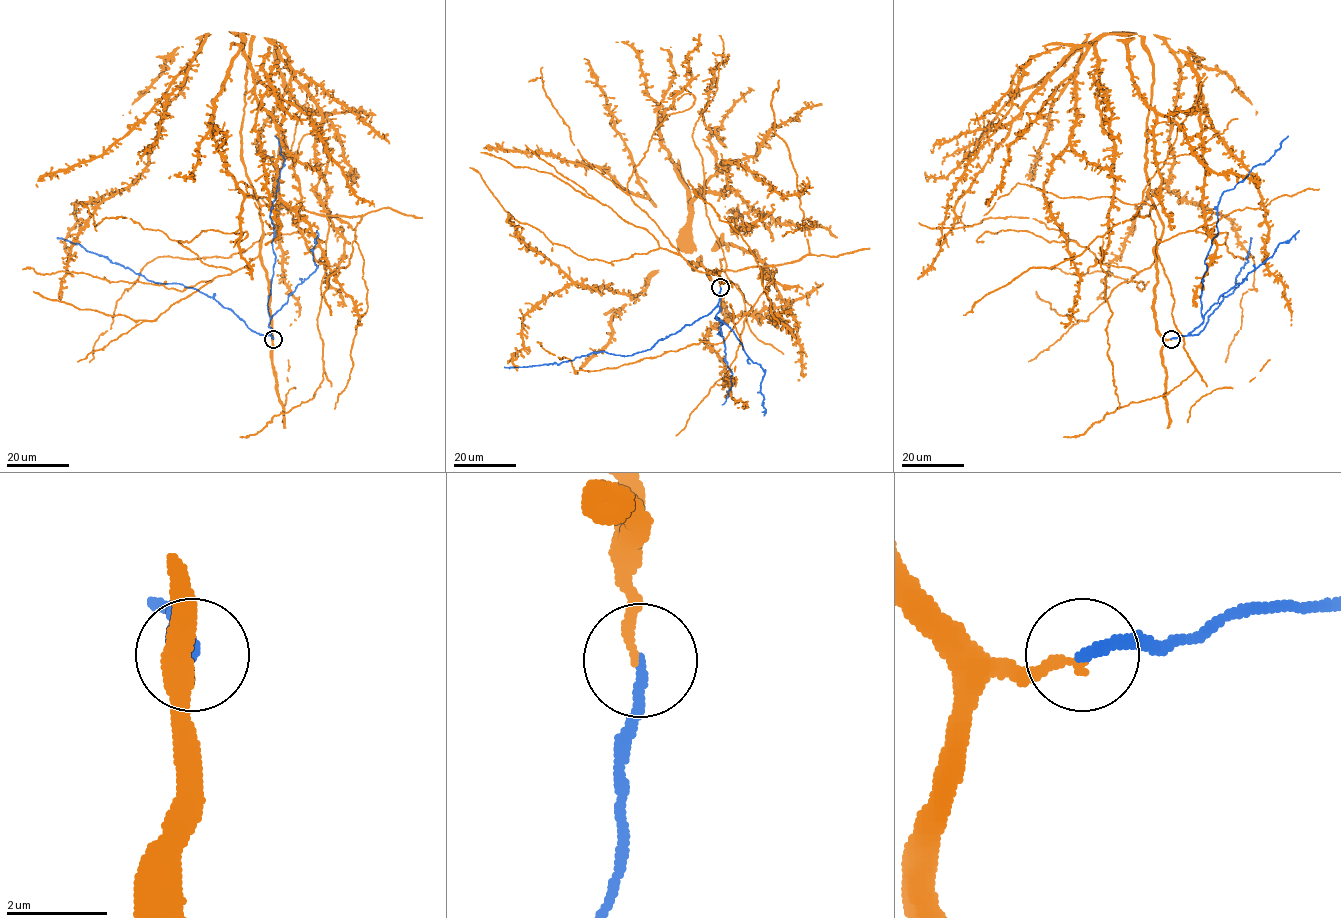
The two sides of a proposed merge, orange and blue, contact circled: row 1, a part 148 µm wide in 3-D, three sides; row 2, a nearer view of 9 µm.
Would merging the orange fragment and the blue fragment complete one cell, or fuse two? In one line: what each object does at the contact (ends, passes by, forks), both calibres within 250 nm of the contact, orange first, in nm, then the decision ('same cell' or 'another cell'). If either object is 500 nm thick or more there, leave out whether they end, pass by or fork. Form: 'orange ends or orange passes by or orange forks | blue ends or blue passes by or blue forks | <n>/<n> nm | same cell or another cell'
orange ends | blue ends | 180/220 nm | same cell

